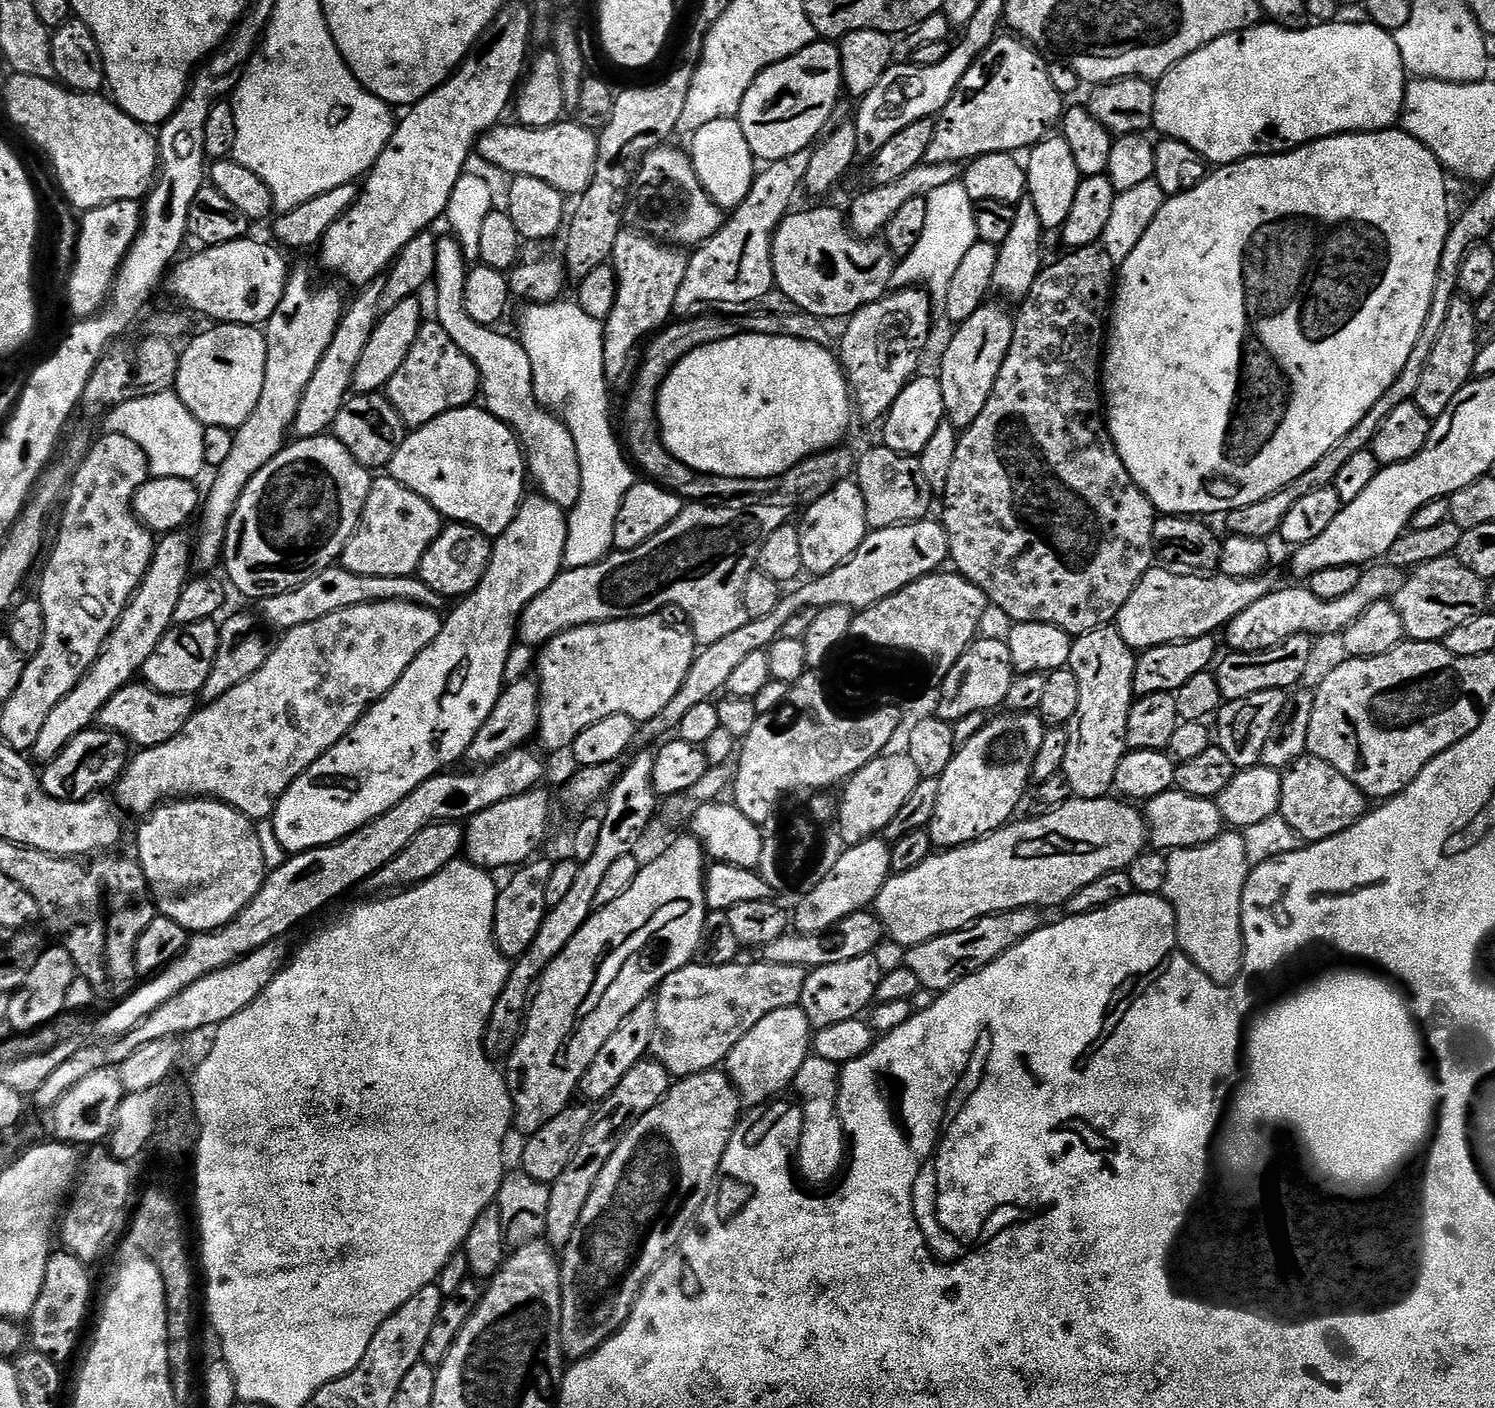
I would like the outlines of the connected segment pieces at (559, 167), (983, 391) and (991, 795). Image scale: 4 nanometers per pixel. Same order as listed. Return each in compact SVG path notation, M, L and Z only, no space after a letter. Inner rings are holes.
M501 122L480 135L475 151L488 164L509 172L509 177L529 176L550 182L565 197L576 198L588 189L596 169L600 141L593 129L579 122L561 122L545 128L525 128L519 122Z
M985 302L964 324L954 331L950 346L946 347L943 356L939 357L940 372L938 379L942 386L942 402L947 423L956 429L968 428L982 414L986 402L990 402L990 394L994 390L994 382L998 378L998 370L1008 357L1014 316L1000 304Z
M1007 710L1001 711L999 714L993 715L991 718L993 720L988 720L985 722L984 725L981 726L980 729L977 730L976 733L973 734L972 737L969 738L968 741L961 743L959 747L957 747L956 753L954 754L954 758L950 758L950 766L946 766L946 770L942 773L941 776L939 776L940 785L938 786L938 798L937 798L937 806L934 807L934 814L930 818L930 822L928 823L928 827L926 829L926 835L928 835L928 840L933 845L931 846L933 849L936 850L943 850L945 848L957 848L959 844L969 844L970 842L974 842L975 840L981 840L984 836L988 836L991 832L997 832L999 828L1003 828L1005 824L1009 823L1015 817L1016 814L1016 807L1018 806L1018 802L1022 798L1022 794L1026 791L1028 791L1030 787L1030 779L1032 777L1032 766L1034 764L1034 758L1038 756L1038 750L1042 750L1042 738L1044 737L1045 731L1046 731L1046 725L1043 720L1040 719L1039 715L1035 711L1031 712L1009 712Z

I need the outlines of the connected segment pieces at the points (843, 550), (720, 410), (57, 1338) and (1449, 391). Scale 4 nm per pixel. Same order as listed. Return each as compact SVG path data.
M851 479L836 484L828 494L807 505L803 511L804 521L798 524L802 538L802 566L804 572L813 577L824 576L830 570L842 566L842 562L856 553L870 531L862 490Z
M754 332L715 340L712 344L701 344L700 348L687 353L669 370L668 376L662 381L656 402L656 422L659 425L660 438L669 454L697 474L705 472L708 476L721 476L729 482L783 477L808 456L835 449L841 443L840 439L847 434L852 416L854 420L854 396L848 386L848 377L840 367L837 353L831 347L816 345L814 342L802 341L796 337L767 336Z
M63 1250L53 1251L48 1257L42 1294L38 1294L38 1302L34 1302L30 1317L31 1347L61 1366L67 1365L67 1360L71 1358L80 1340L80 1327L88 1316L88 1299L92 1296L92 1280L88 1271L89 1265L82 1263L78 1257Z
M1457 294L1450 302L1450 310L1446 310L1446 323L1438 333L1434 350L1430 350L1430 358L1426 358L1422 379L1418 382L1414 399L1422 414L1426 414L1435 422L1446 410L1446 406L1454 402L1454 394L1458 394L1458 390L1462 390L1473 379L1477 351L1475 303Z

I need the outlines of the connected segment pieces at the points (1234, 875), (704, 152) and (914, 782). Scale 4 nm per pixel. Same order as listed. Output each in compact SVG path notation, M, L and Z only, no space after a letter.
M1225 830L1218 838L1197 848L1177 848L1167 853L1166 886L1162 893L1174 910L1176 919L1176 942L1191 962L1206 978L1216 984L1231 985L1240 977L1244 965L1244 935L1240 925L1242 894L1248 881L1250 865L1246 854L1244 837L1239 831Z
M718 118L714 122L706 122L706 126L691 133L690 140L690 155L698 182L702 182L706 194L719 208L735 210L744 203L746 194L750 194L750 186L758 171L758 161L752 155L750 142L746 142L746 134L742 134L739 119Z
M906 755L875 756L862 770L848 777L843 785L844 793L838 796L838 811L834 817L834 828L840 832L842 842L853 848L862 842L879 837L894 822L894 817L902 806L910 800L911 794L918 789L922 777L918 766Z

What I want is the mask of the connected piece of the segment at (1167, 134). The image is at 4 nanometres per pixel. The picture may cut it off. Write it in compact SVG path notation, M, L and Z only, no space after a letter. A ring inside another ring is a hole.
M1261 22L1255 28L1243 28L1240 32L1231 32L1222 38L1218 38L1214 42L1210 42L1206 46L1202 46L1194 54L1190 54L1186 58L1179 60L1174 67L1161 76L1155 85L1156 101L1154 102L1154 118L1152 119L1155 131L1160 131L1161 137L1170 140L1181 140L1186 142L1186 146L1190 146L1200 155L1209 165L1219 166L1222 164L1233 164L1239 160L1245 160L1251 156L1274 156L1278 152L1291 152L1294 148L1300 148L1303 144L1308 144L1311 140L1321 140L1322 138L1330 138L1331 136L1341 136L1347 132L1380 132L1384 128L1393 127L1401 119L1403 110L1404 89L1406 85L1406 73L1404 63L1402 62L1402 54L1396 45L1396 38L1393 33L1388 32L1385 28L1379 28L1377 24L1371 22L1363 22L1364 24L1340 24L1341 22L1316 22L1306 28L1280 28L1271 22Z

